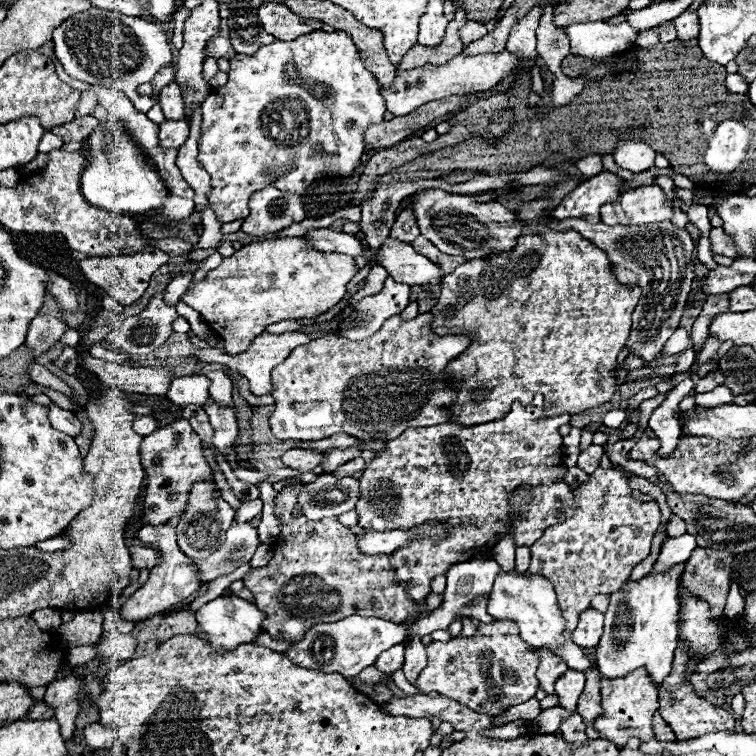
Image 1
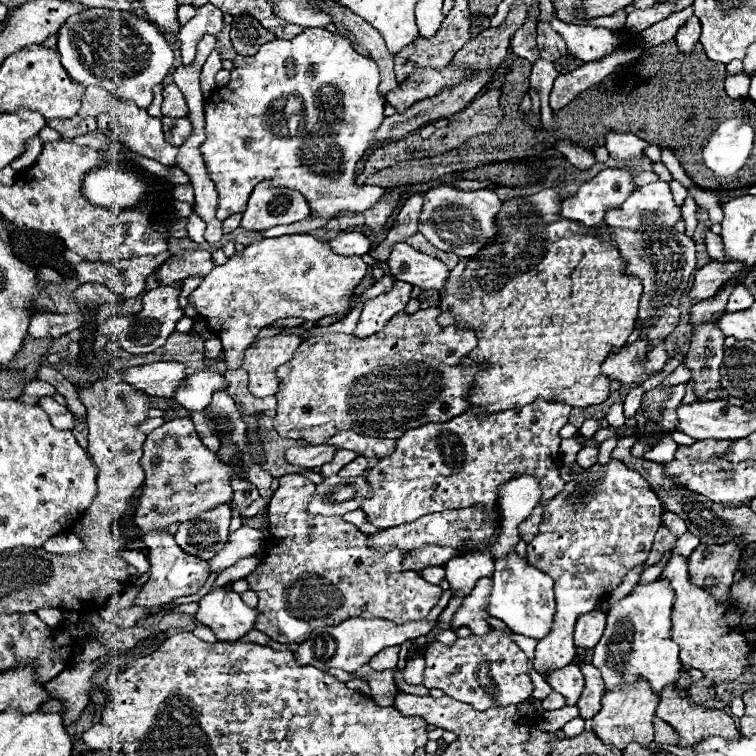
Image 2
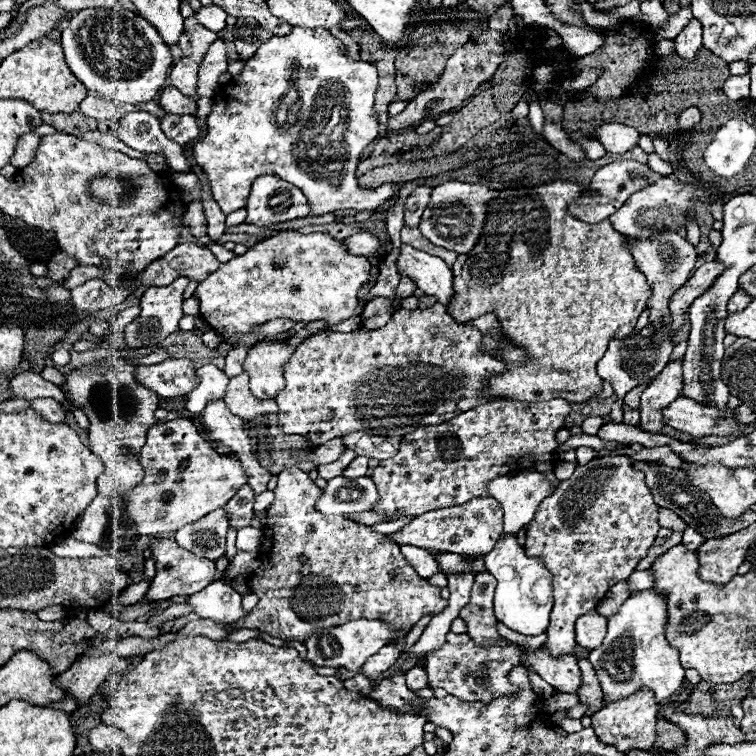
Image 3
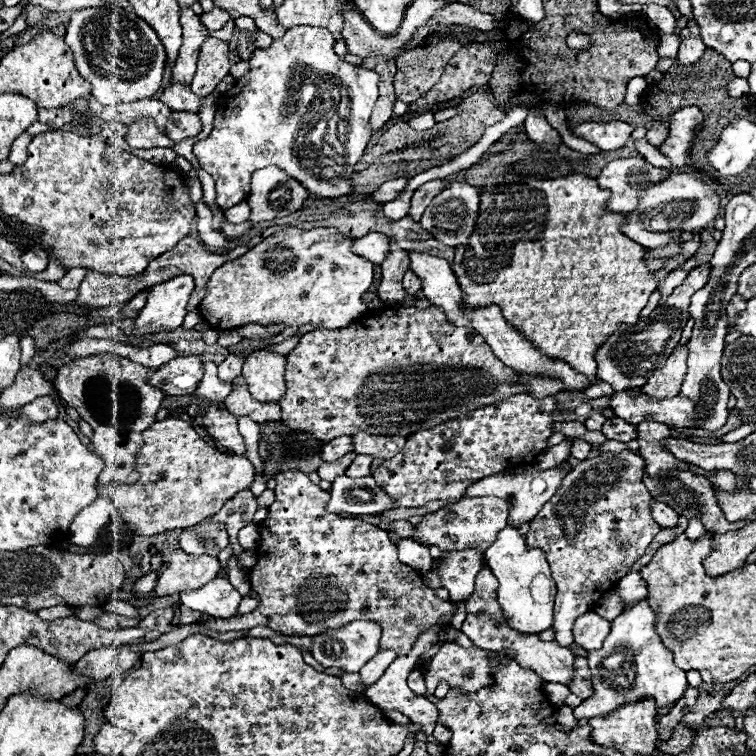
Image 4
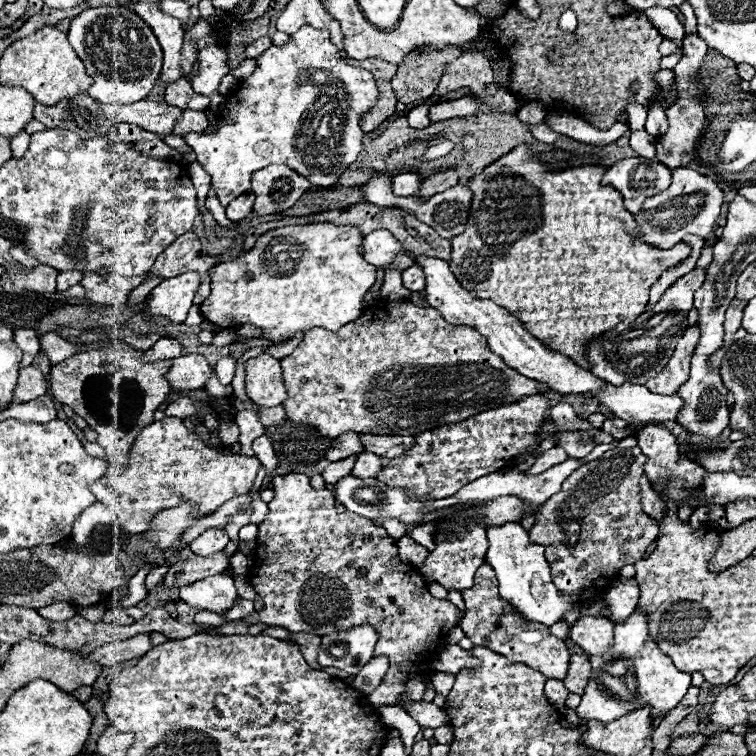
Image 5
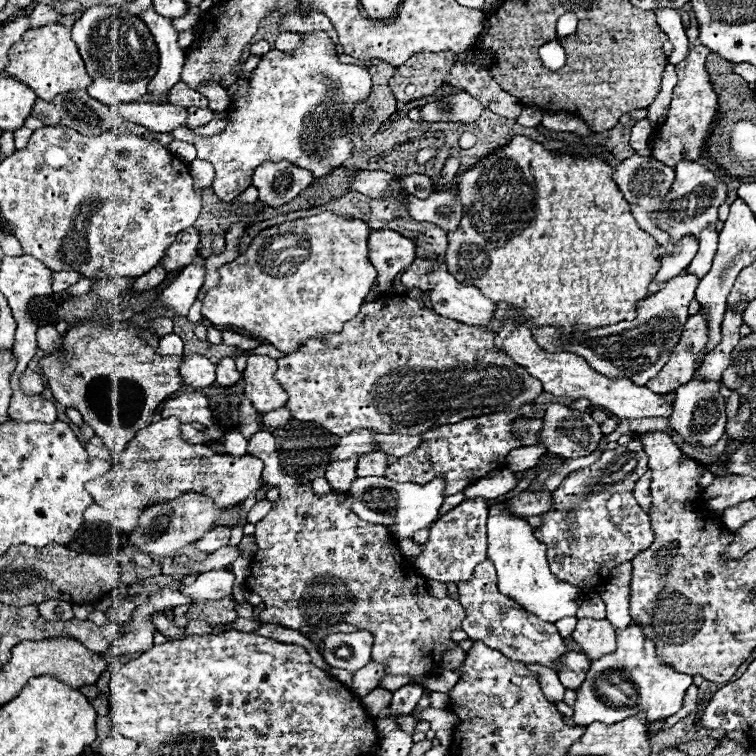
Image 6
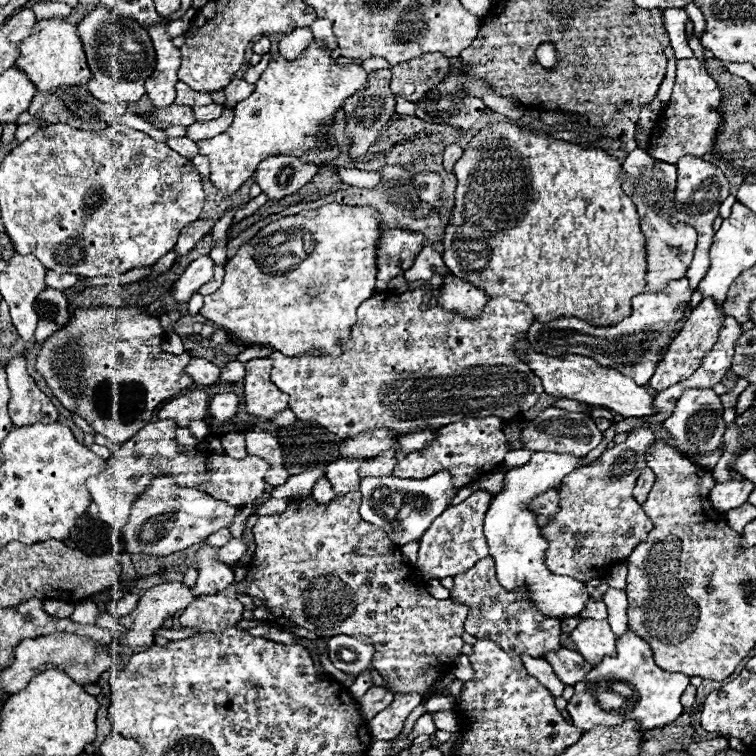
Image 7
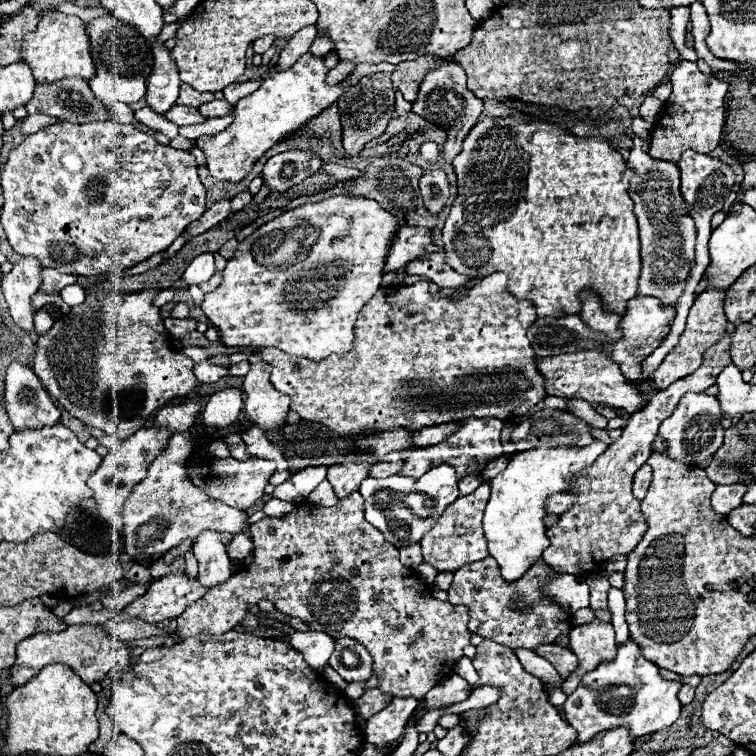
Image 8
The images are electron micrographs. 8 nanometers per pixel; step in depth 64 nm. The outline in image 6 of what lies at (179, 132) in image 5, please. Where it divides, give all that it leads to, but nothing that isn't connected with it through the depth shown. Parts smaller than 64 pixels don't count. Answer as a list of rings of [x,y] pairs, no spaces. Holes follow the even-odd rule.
[[[188,108],[188,124],[184,124],[186,128],[194,130],[198,126],[206,126],[212,120],[214,112],[210,108]]]

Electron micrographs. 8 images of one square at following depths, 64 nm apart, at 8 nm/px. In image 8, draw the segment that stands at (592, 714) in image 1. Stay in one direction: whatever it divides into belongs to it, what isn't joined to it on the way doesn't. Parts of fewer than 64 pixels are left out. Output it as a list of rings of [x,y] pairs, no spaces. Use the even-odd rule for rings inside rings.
[[[544,644],[544,646],[538,646],[536,648],[536,654],[546,658],[556,670],[558,674],[566,680],[576,668],[578,668],[578,660],[576,660],[576,654],[568,648],[562,648],[562,646],[556,646],[556,644]]]

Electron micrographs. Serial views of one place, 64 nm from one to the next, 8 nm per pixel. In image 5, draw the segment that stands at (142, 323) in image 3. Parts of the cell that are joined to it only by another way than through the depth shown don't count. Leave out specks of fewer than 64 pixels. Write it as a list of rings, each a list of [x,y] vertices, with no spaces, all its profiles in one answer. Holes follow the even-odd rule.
[[[186,272],[176,278],[162,280],[148,298],[146,322],[164,316],[170,324],[182,324],[186,320],[192,298],[200,286],[200,276],[196,272]]]

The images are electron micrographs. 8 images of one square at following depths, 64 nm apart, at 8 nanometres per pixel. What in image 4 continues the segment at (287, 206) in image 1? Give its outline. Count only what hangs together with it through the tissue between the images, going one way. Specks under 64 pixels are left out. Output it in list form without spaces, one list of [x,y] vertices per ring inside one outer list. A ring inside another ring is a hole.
[[[268,166],[252,174],[252,190],[246,200],[250,204],[250,220],[264,222],[302,210],[308,192],[280,168]]]

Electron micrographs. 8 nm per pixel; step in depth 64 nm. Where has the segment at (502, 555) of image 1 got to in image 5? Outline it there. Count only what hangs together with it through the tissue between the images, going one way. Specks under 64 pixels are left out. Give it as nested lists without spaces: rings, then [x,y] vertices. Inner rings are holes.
[[[568,458],[566,462],[552,466],[552,468],[548,468],[548,470],[542,472],[542,474],[528,474],[528,472],[522,472],[522,470],[516,470],[516,468],[512,468],[512,470],[500,470],[500,472],[492,472],[492,474],[482,476],[482,478],[474,480],[472,484],[464,486],[464,488],[462,488],[460,492],[456,492],[454,496],[435,500],[422,511],[424,513],[429,513],[433,510],[440,510],[455,504],[462,504],[463,502],[486,500],[486,498],[498,498],[498,496],[518,496],[518,498],[526,500],[526,506],[528,506],[530,510],[536,510],[536,508],[540,508],[550,496],[554,496],[556,492],[560,492],[560,486],[562,486],[562,482],[566,480],[566,476],[572,474],[572,472],[574,472],[578,466],[582,466],[582,464],[584,464],[582,460]]]

